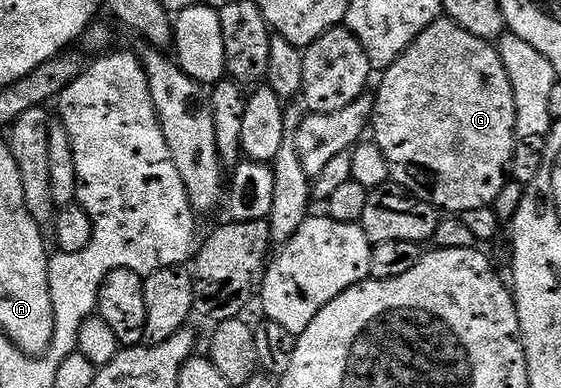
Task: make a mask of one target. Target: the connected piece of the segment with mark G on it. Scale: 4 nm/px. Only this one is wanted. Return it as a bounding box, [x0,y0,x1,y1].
[370,19,516,215]

